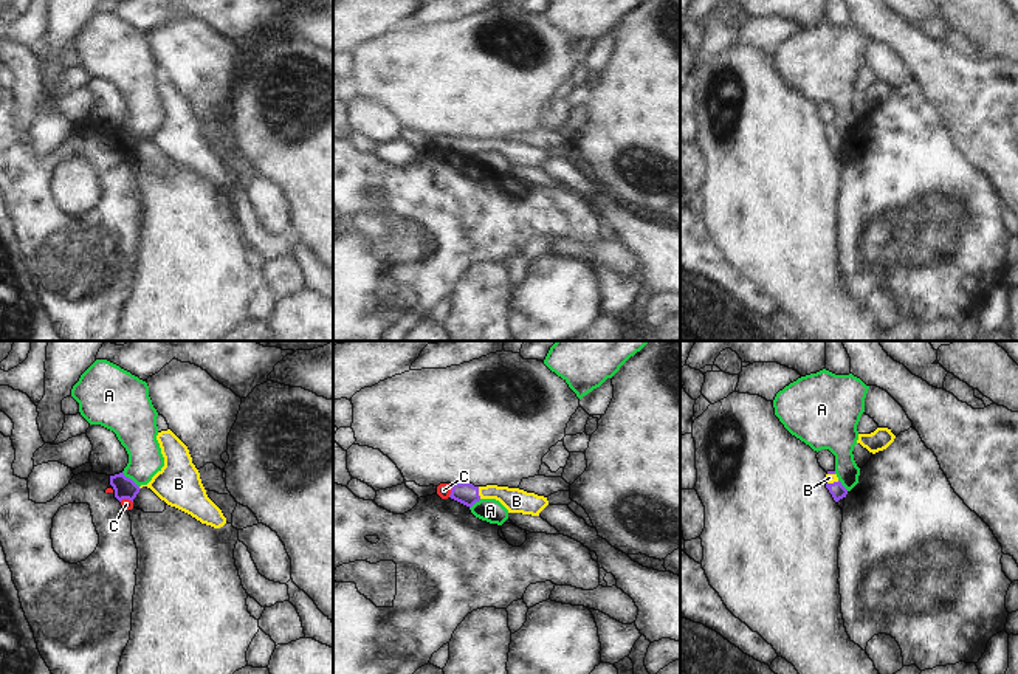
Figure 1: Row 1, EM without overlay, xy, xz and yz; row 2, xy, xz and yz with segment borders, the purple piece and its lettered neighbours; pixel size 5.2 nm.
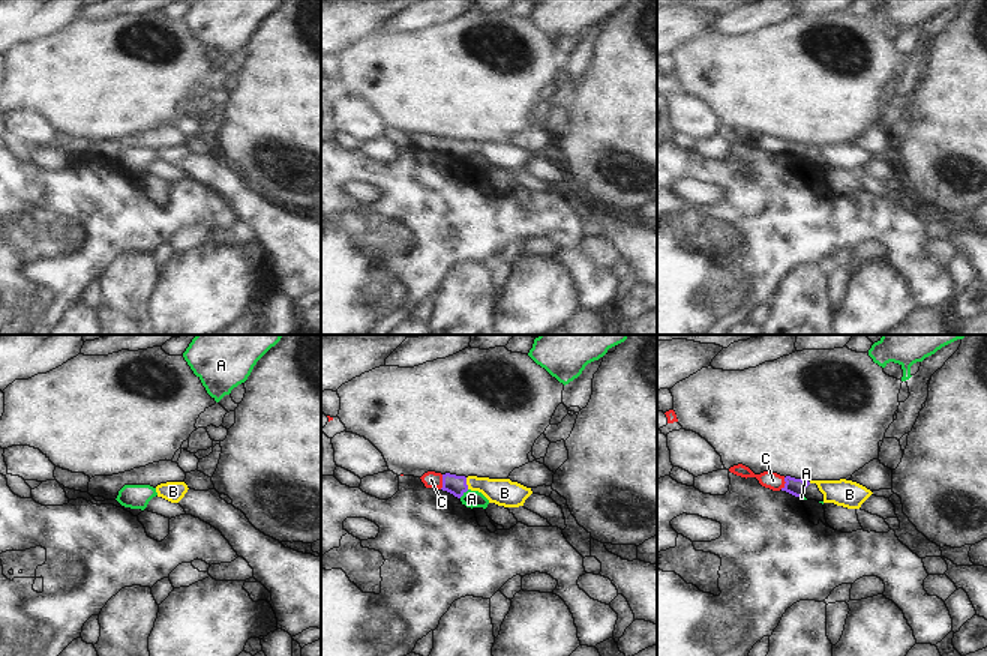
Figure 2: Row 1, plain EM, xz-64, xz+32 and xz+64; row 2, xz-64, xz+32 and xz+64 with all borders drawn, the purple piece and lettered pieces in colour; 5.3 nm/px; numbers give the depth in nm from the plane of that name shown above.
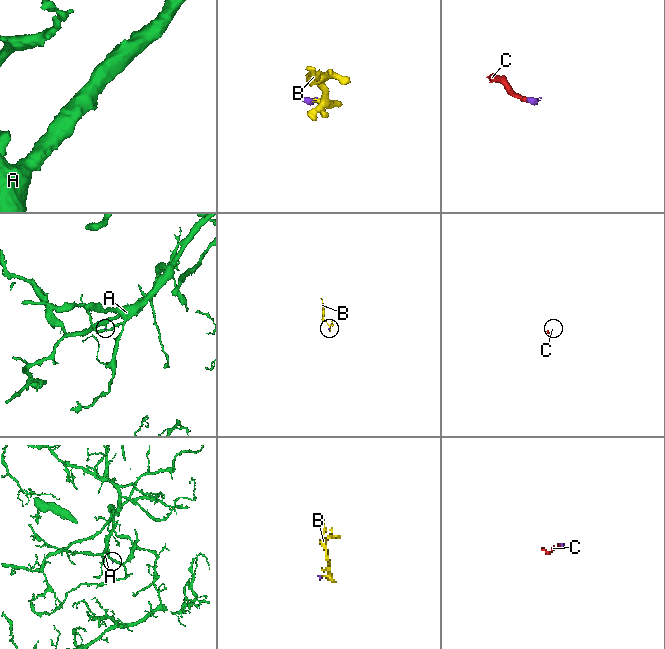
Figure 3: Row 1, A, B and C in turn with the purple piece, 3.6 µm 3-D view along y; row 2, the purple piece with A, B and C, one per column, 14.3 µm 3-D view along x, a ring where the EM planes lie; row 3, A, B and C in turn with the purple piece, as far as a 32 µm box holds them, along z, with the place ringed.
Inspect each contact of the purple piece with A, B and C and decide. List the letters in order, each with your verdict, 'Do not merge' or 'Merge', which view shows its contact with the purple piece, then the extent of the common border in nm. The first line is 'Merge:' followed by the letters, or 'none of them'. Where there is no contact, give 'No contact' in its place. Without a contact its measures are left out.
Merge: B, C
A: Do not merge. Touches purple in xy. Shared border 120 nm
B: Merge. Touches purple in xz. Shared border 70 nm
C: Merge. Touches purple in xz. Shared border 80 nm

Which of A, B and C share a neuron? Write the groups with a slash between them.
A / B C

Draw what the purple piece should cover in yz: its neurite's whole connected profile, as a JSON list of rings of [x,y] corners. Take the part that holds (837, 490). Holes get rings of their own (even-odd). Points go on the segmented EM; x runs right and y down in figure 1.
[[[827,471],[826,474],[826,488],[832,494],[834,500],[838,502],[840,499],[846,497],[848,490],[838,480],[835,471]]]

